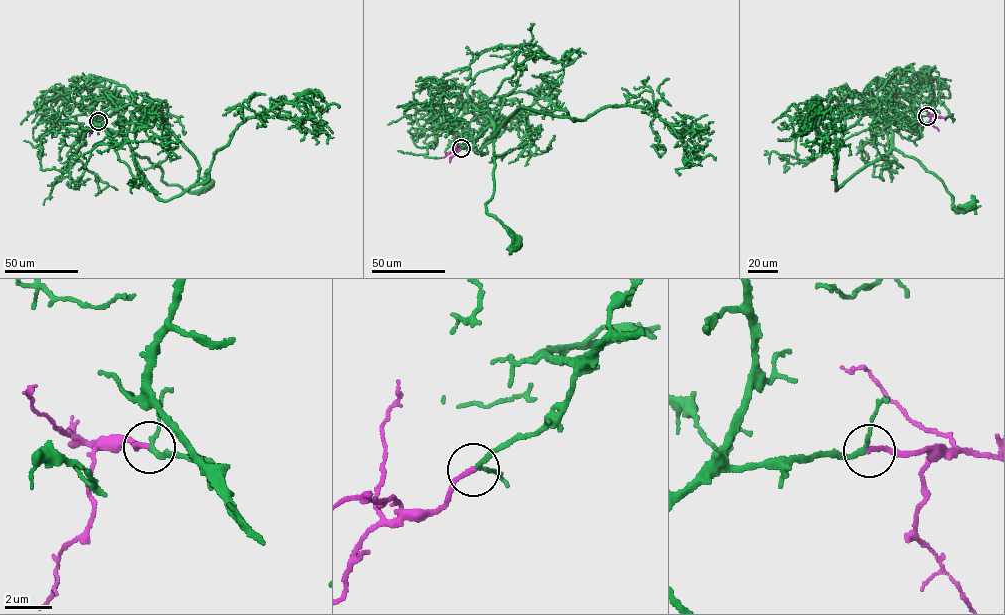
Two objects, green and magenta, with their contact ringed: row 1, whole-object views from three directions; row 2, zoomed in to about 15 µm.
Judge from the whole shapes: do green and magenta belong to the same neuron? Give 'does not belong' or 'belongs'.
belongs

